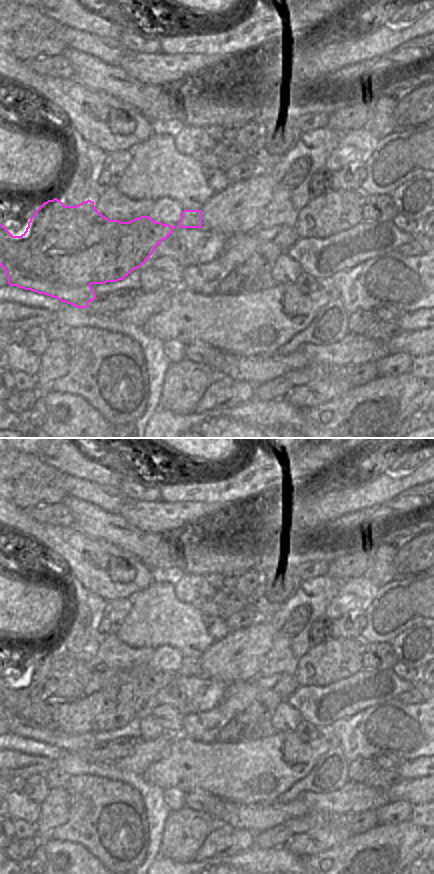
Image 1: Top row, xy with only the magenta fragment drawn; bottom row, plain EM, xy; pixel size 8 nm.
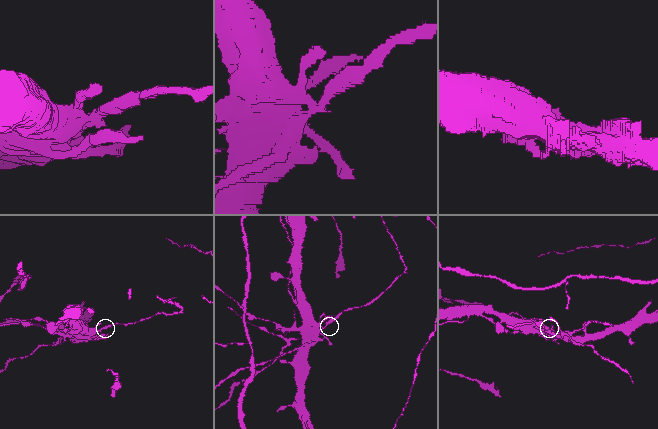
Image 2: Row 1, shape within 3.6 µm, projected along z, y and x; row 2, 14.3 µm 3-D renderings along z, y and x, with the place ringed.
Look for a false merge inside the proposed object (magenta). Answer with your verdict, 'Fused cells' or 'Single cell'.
Fused cells.

